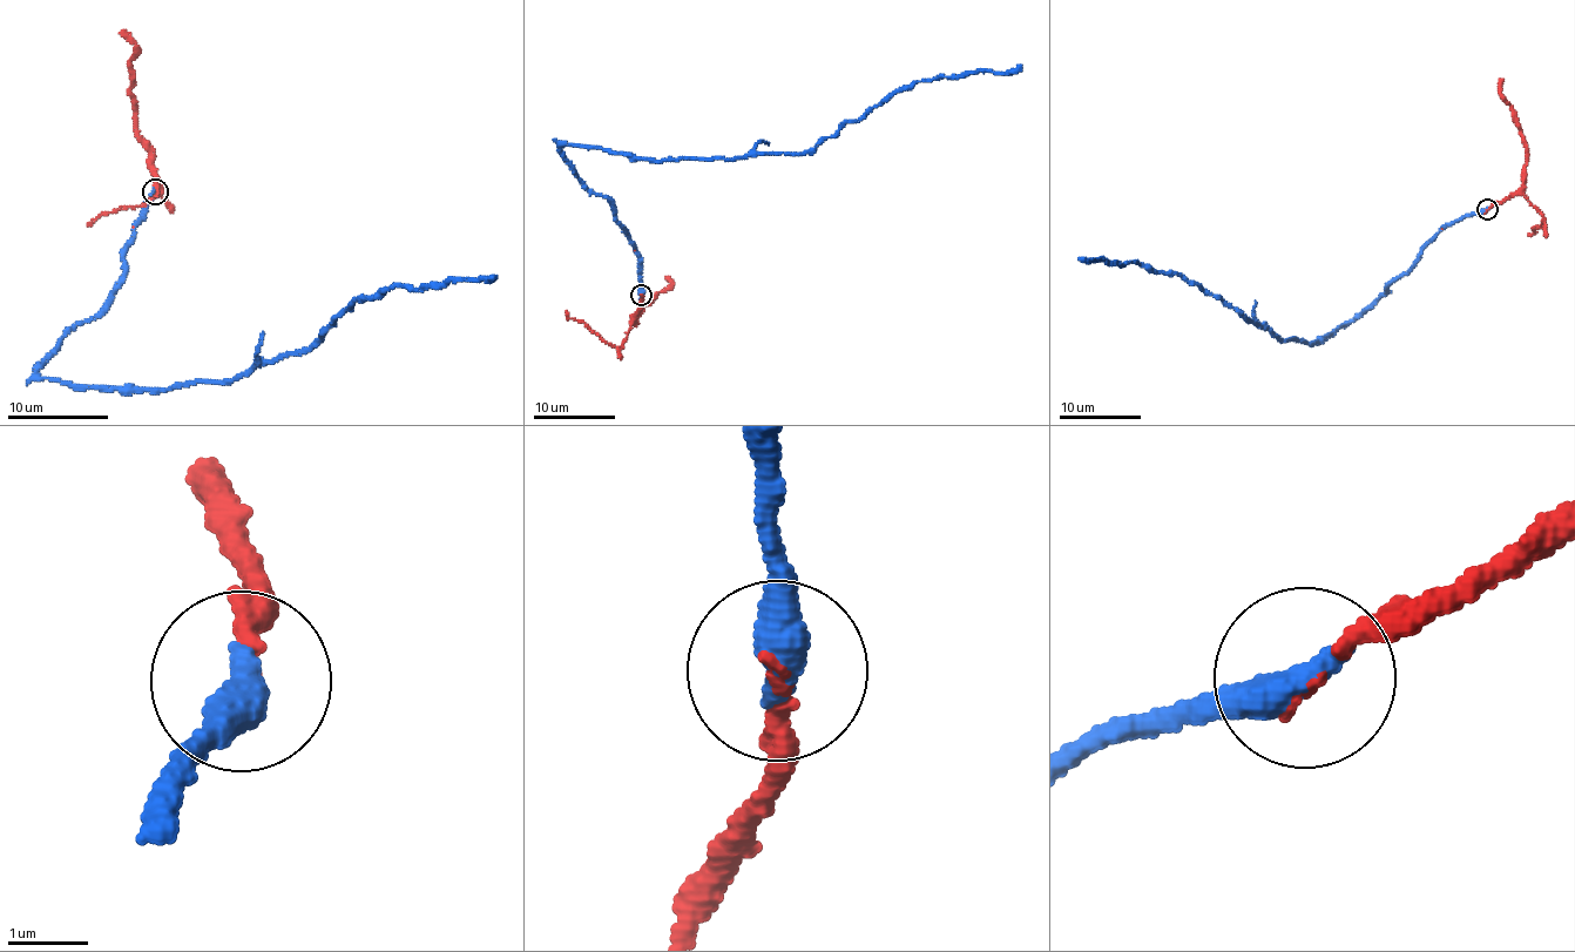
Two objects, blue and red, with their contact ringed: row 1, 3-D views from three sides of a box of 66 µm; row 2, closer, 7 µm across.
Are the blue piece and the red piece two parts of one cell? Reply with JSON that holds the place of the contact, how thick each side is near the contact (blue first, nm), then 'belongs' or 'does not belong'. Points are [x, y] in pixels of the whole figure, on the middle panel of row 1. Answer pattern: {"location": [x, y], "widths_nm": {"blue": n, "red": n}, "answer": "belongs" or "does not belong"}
{"location": [641, 295], "widths_nm": {"blue": 500, "red": 140}, "answer": "belongs"}

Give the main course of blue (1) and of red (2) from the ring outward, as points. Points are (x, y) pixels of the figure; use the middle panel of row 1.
1: (642, 296), (639, 257), (612, 201), (579, 179), (565, 146), (666, 161), (806, 153), (918, 81), (1021, 65)
2: (641, 296), (641, 309), (633, 322), (636, 321), (633, 316), (642, 314), (646, 305), (673, 284), (668, 276)

